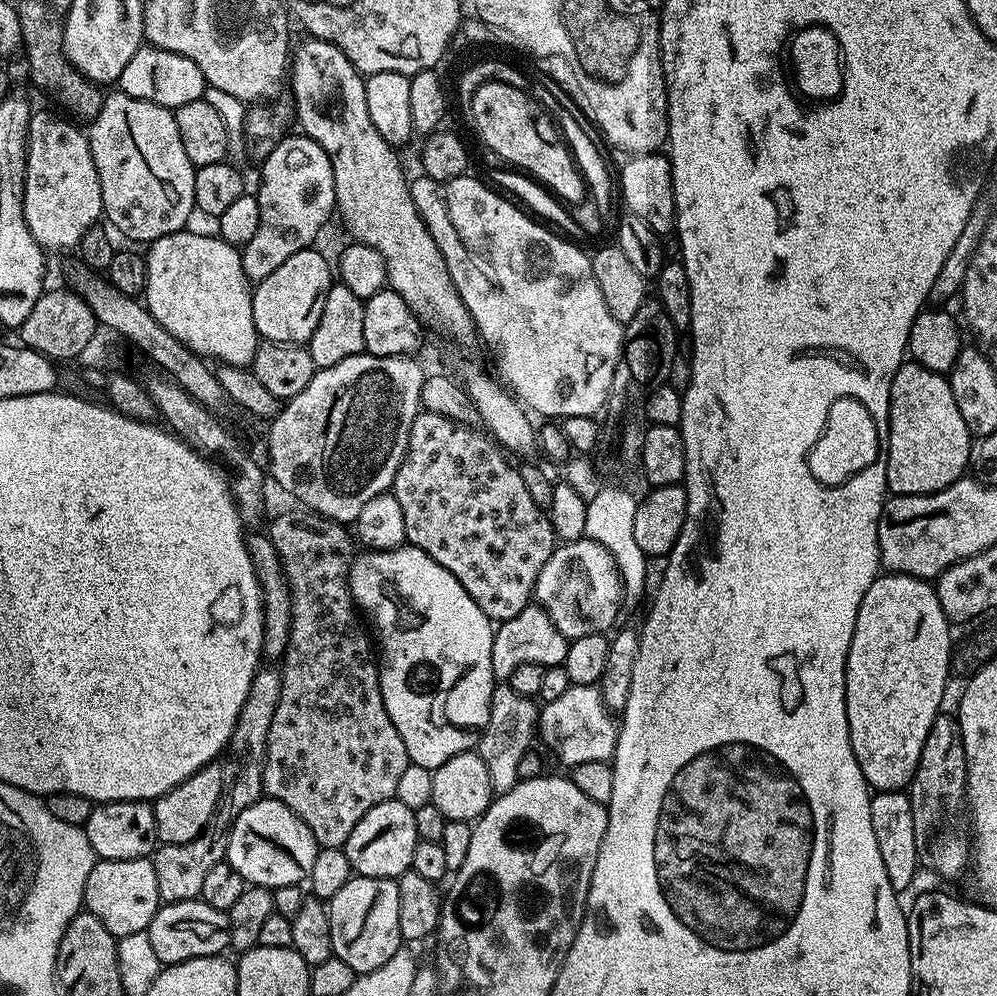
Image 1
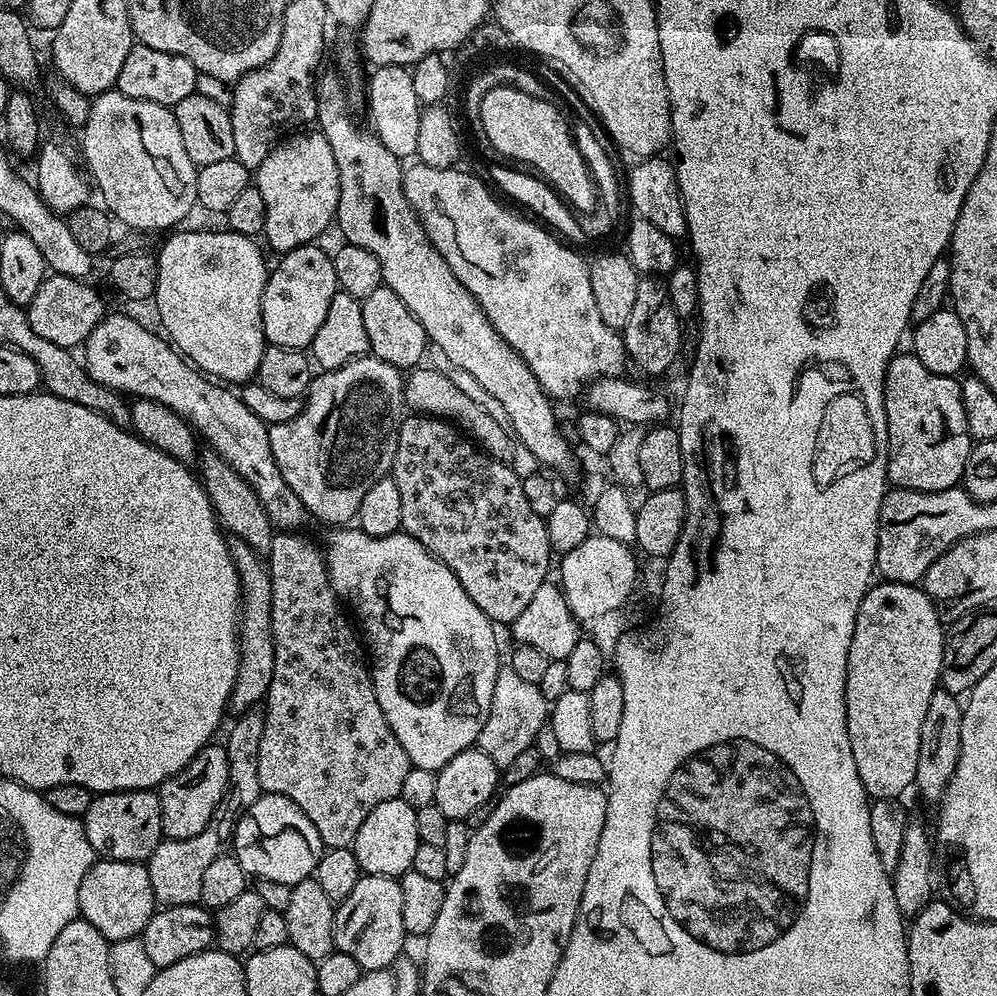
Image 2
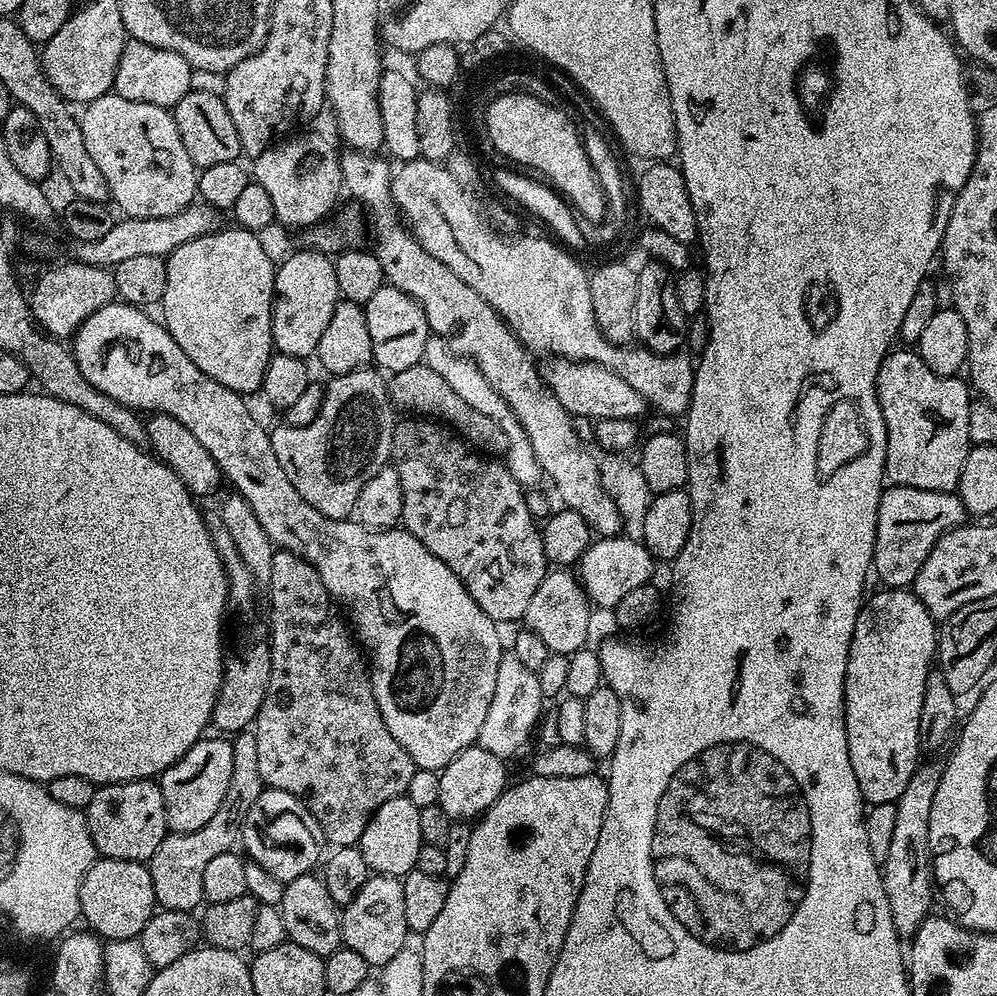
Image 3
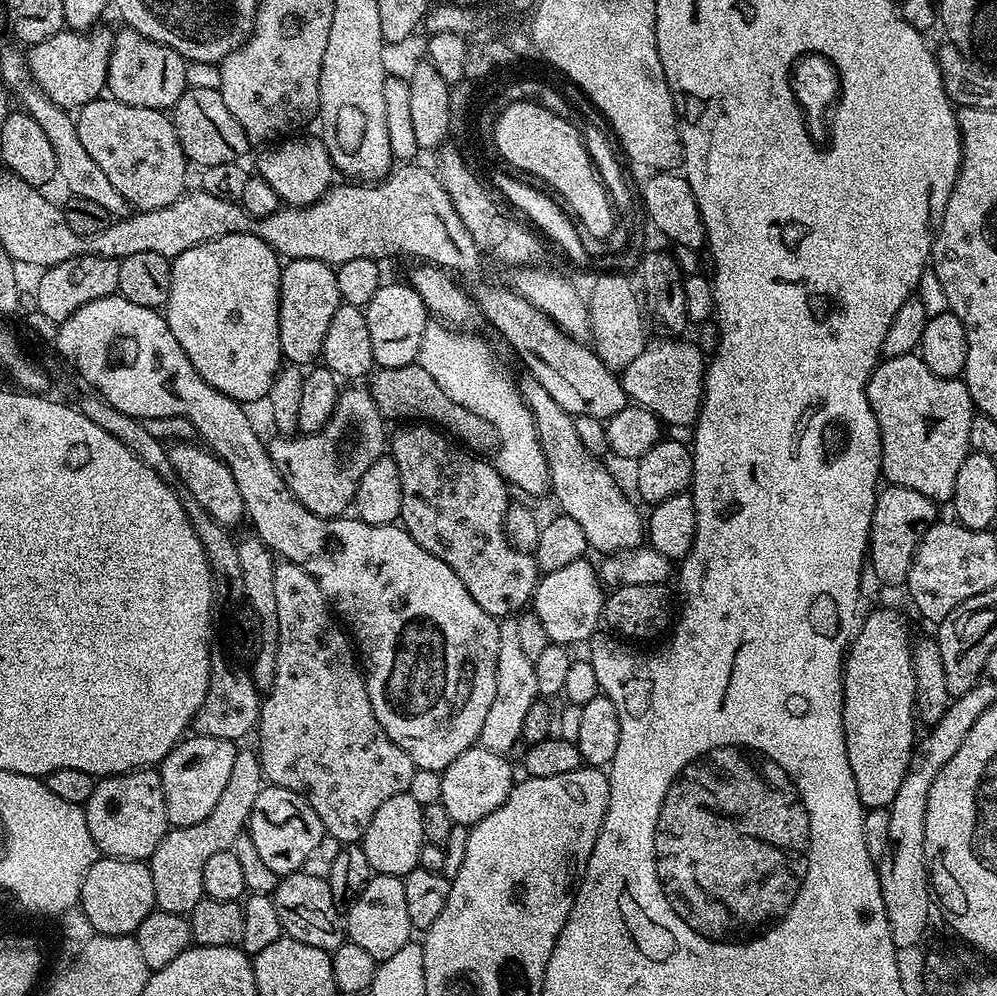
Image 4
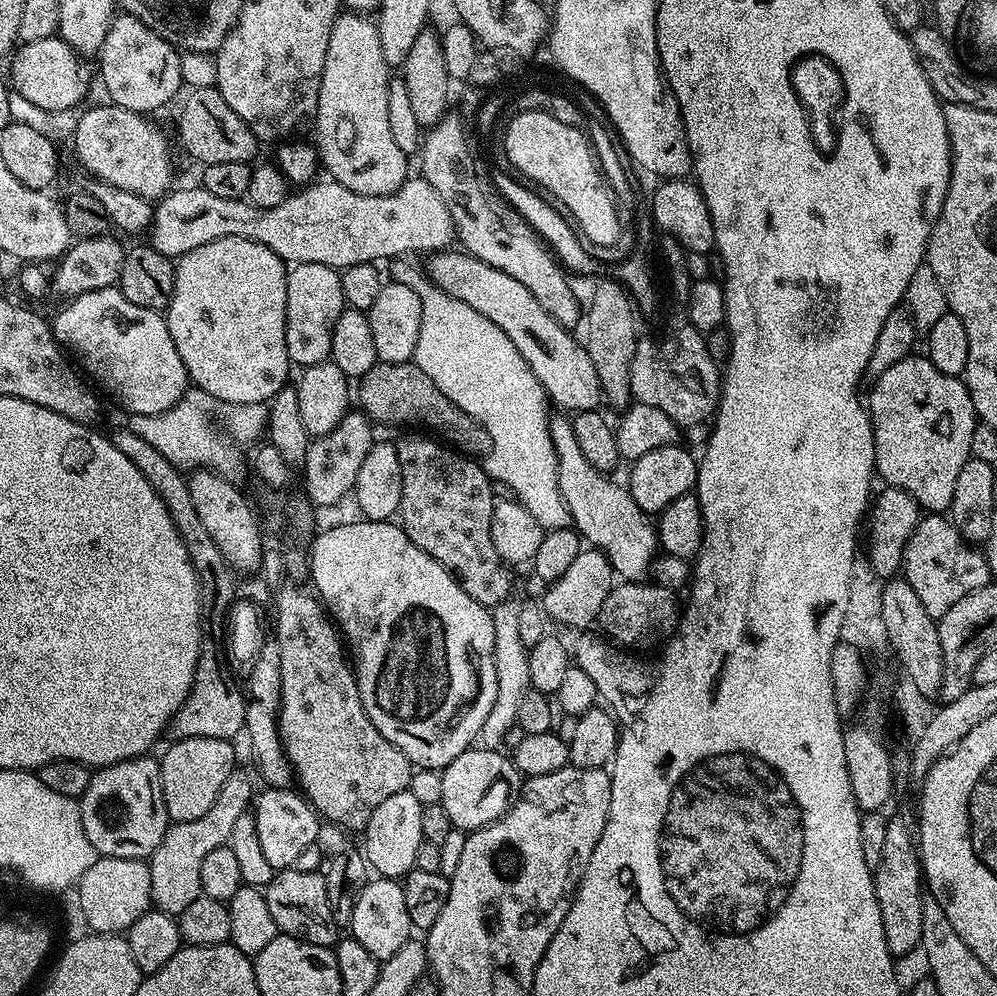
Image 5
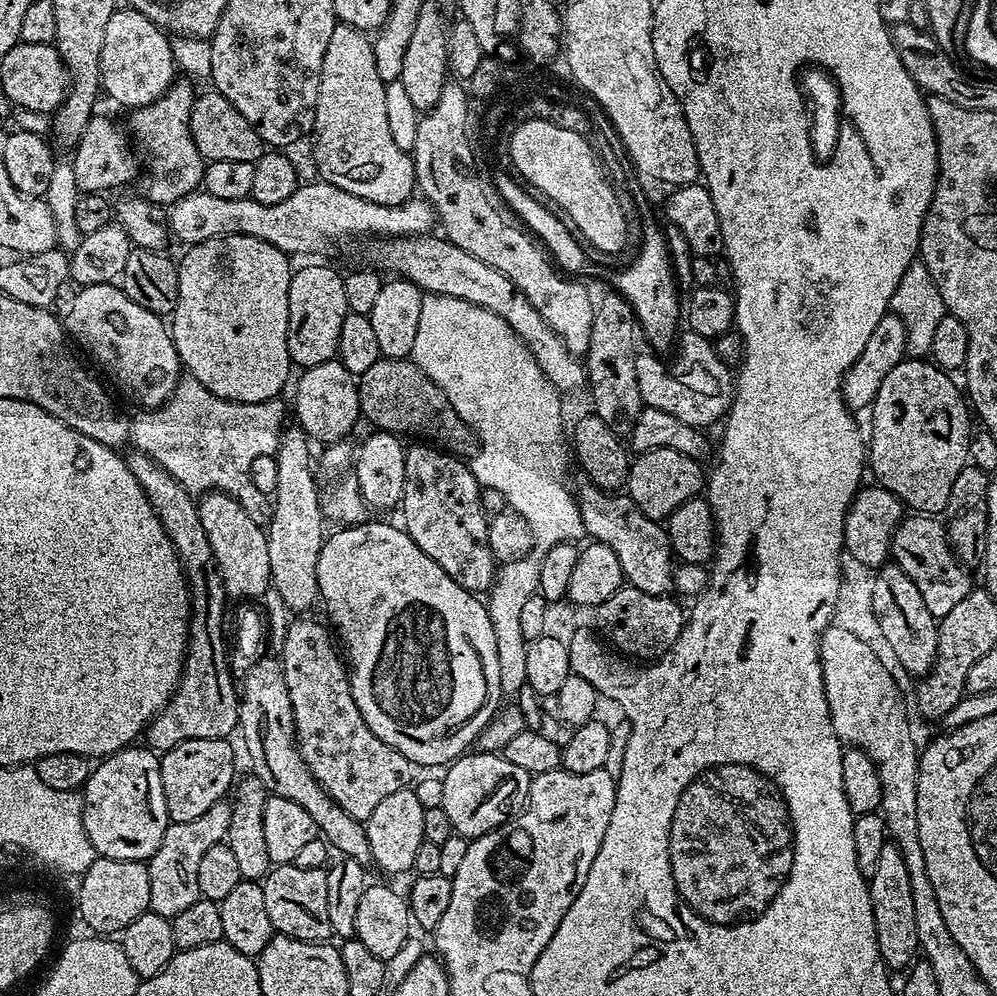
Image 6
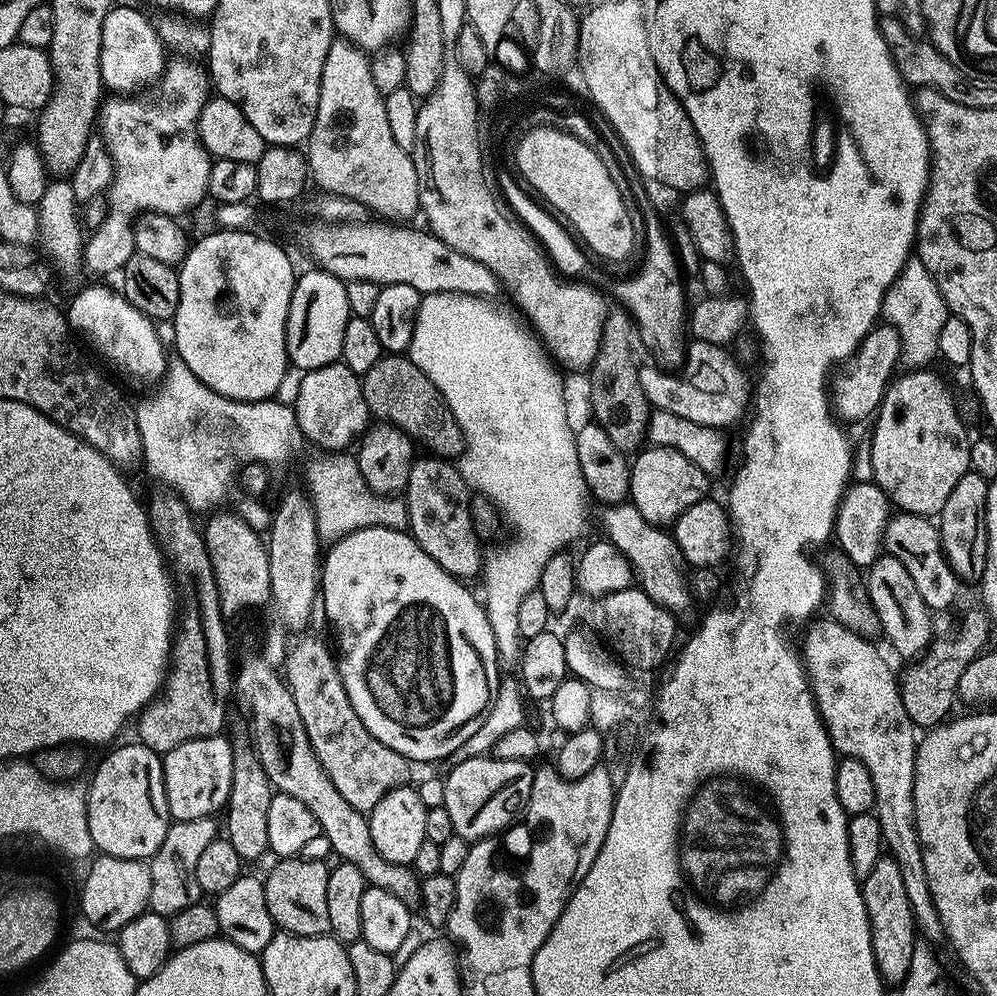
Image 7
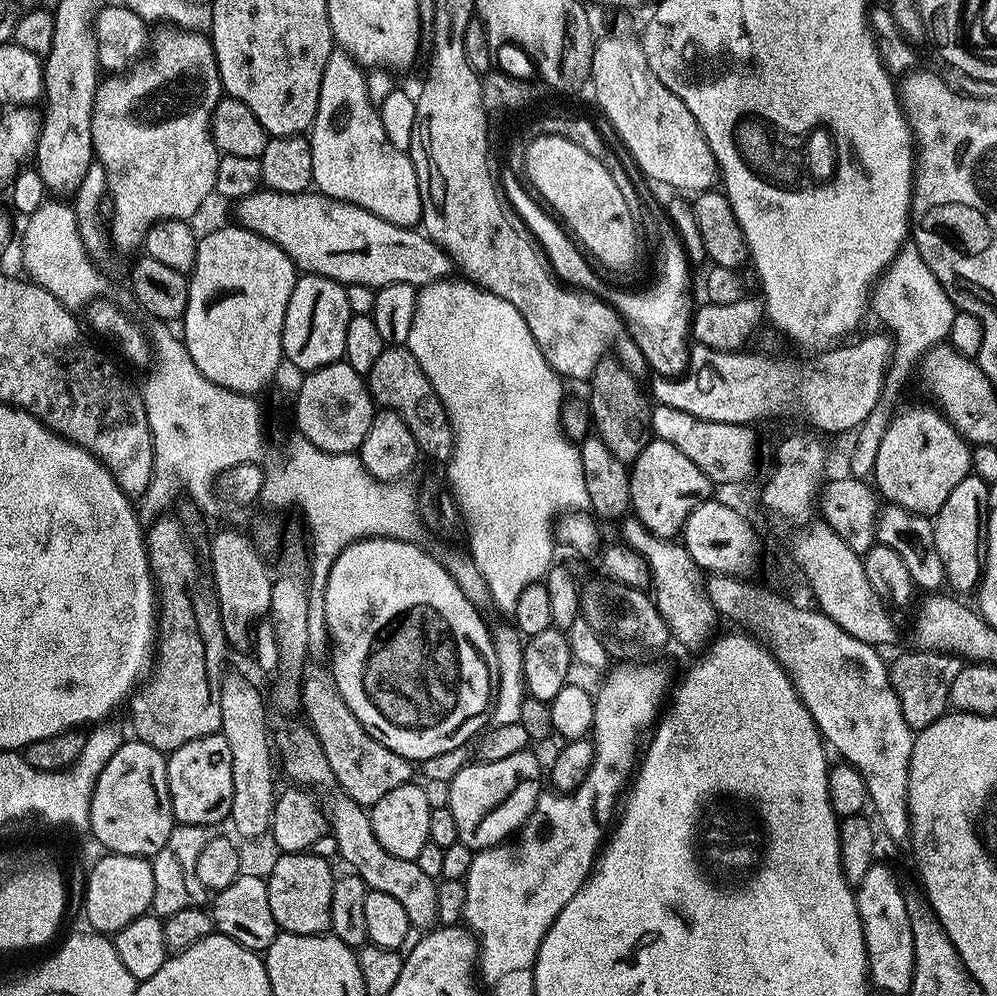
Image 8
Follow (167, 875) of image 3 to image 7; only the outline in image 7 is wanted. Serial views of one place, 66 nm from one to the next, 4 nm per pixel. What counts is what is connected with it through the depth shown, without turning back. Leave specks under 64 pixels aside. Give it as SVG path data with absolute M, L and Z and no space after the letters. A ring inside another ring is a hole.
M213 817L178 820L169 823L166 838L162 838L162 846L150 858L150 898L148 908L159 916L171 918L178 910L186 910L186 906L201 903L202 893L198 886L196 871L198 858L218 838L217 821Z

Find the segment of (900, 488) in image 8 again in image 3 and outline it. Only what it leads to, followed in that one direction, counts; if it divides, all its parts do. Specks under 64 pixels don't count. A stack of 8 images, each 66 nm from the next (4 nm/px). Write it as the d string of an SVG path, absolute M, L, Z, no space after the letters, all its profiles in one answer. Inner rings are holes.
M904 350L908 352L896 351L889 351L887 358L884 359L882 366L878 370L878 378L876 379L876 397L882 410L882 418L886 422L886 466L884 467L884 475L887 483L897 488L956 492L956 487L962 474L962 462L966 462L966 454L970 447L968 439L970 438L970 406L974 399L973 393L970 391L969 385L959 375L939 376L934 374L934 370L930 370L930 366L926 366L926 362L922 362L919 352L915 350Z

